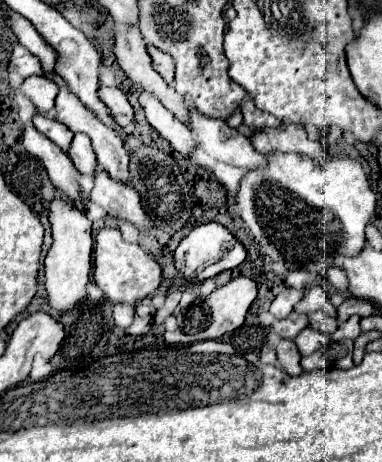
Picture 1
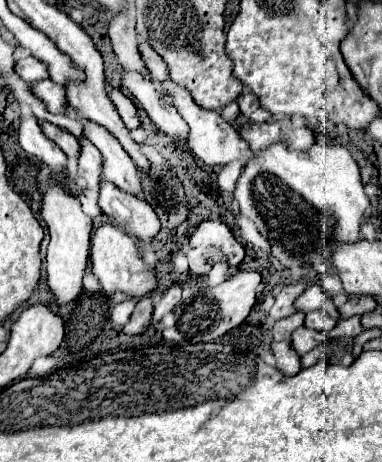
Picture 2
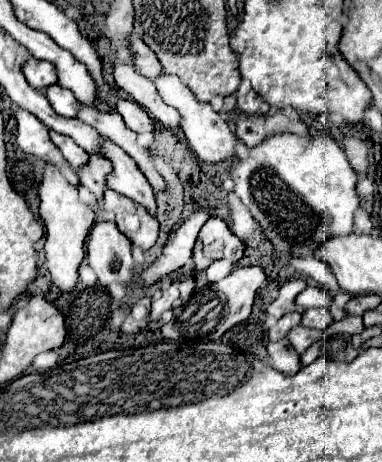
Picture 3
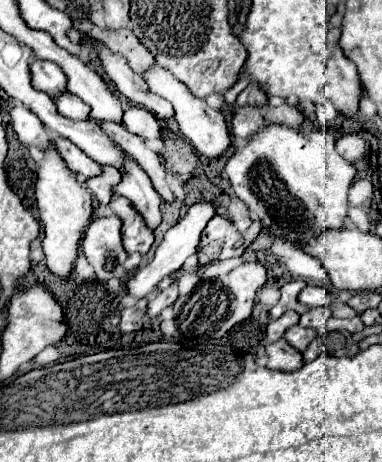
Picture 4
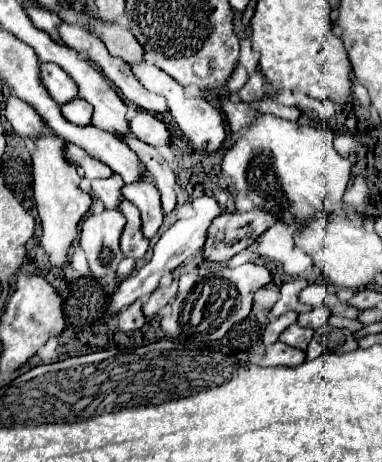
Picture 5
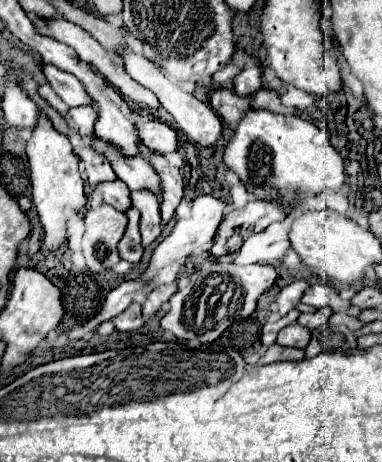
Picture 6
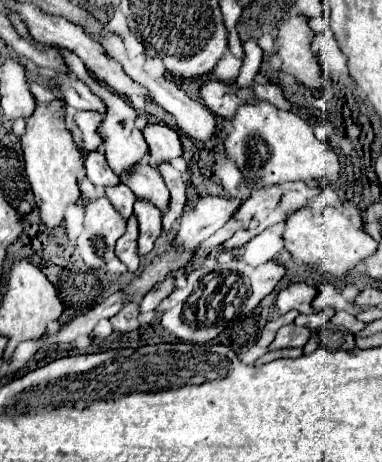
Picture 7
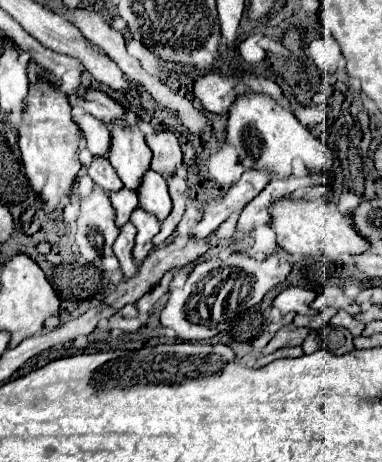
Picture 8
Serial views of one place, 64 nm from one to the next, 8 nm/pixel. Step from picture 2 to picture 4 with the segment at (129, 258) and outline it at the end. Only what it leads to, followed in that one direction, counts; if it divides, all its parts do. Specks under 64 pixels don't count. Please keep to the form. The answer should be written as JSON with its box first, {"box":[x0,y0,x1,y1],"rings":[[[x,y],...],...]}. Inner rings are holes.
{"box":[82,214,128,280],"rings":[[[112,214],[104,218],[94,218],[84,230],[82,252],[92,264],[98,280],[124,276],[122,262],[128,258],[128,254],[122,248],[120,226],[122,220],[116,214]]]}

